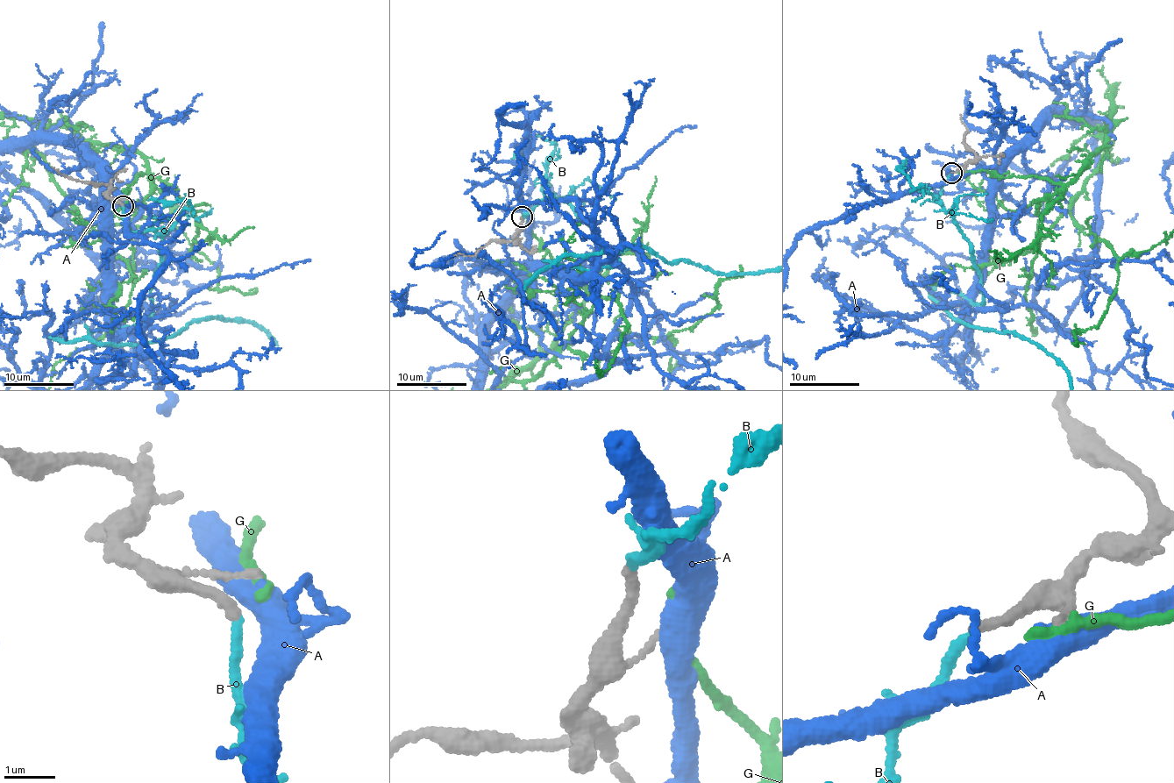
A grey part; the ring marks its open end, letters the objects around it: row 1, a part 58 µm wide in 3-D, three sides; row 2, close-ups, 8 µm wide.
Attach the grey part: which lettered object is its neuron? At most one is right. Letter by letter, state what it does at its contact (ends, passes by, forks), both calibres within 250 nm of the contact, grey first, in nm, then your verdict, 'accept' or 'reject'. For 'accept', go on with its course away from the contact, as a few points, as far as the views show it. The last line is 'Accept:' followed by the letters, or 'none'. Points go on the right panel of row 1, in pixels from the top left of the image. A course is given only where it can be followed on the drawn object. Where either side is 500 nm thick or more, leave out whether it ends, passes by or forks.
A: it passes by; 140 nm thick on the grey side, 480 nm on the other; reject
B: it ends there; 190 nm thick on the grey side, 160 nm on the other; accept; it runs (952, 173), (936, 200), (969, 243), (983, 303), (947, 287), (930, 295), (1054, 358)
G: it ends there; 130 nm thick on the grey side, 280 nm on the other; reject
Accept: B

